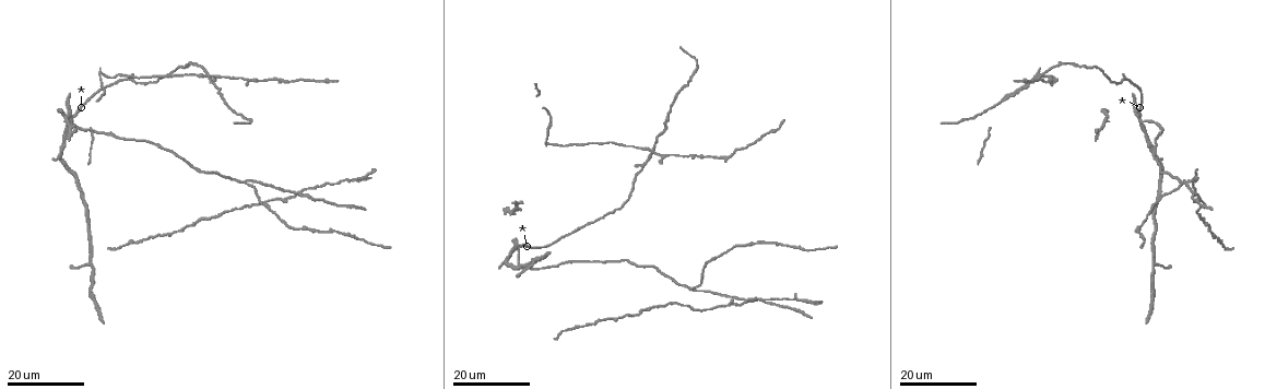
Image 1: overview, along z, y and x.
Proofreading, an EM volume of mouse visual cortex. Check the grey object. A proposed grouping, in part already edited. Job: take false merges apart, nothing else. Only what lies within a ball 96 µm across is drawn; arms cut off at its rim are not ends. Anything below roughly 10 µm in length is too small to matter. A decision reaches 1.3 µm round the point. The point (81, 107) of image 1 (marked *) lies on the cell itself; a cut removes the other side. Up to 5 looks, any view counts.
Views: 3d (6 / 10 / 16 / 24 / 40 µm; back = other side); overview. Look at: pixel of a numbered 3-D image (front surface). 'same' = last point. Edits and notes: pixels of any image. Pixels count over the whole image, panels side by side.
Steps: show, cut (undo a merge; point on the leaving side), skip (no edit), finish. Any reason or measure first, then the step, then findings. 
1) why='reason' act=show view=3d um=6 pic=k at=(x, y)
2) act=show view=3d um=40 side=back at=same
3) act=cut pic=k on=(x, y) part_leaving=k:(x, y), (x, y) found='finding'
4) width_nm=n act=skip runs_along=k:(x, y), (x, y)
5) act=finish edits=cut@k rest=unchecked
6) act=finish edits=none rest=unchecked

why='two arms in line, one across' act=show view=3d um=16 pic=1 at=(652, 153)

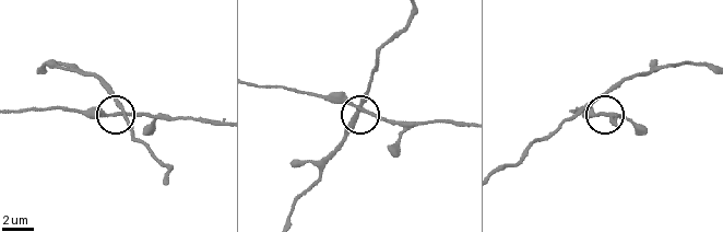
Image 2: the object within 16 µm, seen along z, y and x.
why='zoom in' act=show view=3d um=10 pic=2 at=(361, 106)

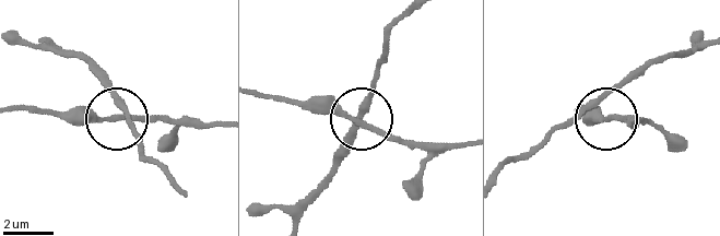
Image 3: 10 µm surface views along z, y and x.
act=skip runs_along=3:(710, 42), (641, 65), (604, 98), (608, 117), (646, 117) found='all the same cell'

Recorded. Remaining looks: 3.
why='calibre changes' act=show view=3d um=24 pic=1 at=(250, 78)

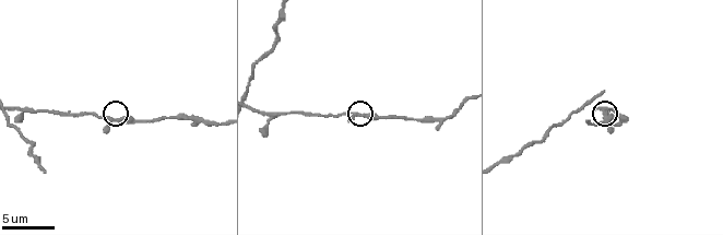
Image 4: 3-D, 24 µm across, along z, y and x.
act=show view=3d um=10 pic=4 at=(112, 119)

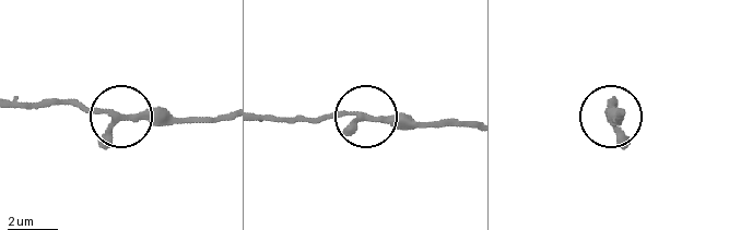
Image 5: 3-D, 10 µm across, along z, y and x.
act=skip runs_along=5:(16, 101), (72, 101), (122, 113), (208, 120) found='one cell here'

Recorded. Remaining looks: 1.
act=finish edits=none rest=unchecked

